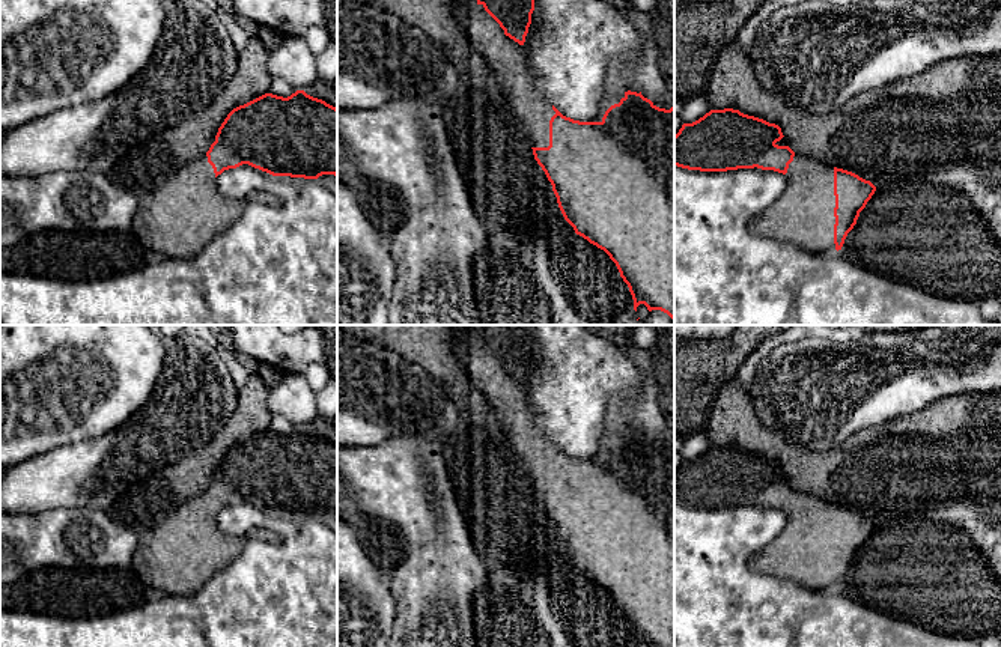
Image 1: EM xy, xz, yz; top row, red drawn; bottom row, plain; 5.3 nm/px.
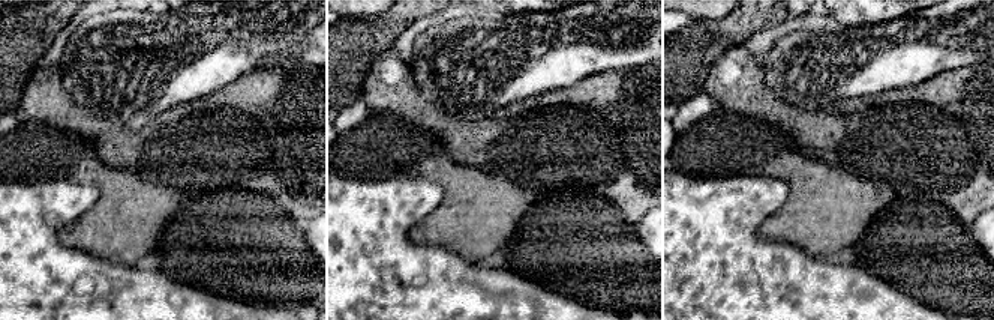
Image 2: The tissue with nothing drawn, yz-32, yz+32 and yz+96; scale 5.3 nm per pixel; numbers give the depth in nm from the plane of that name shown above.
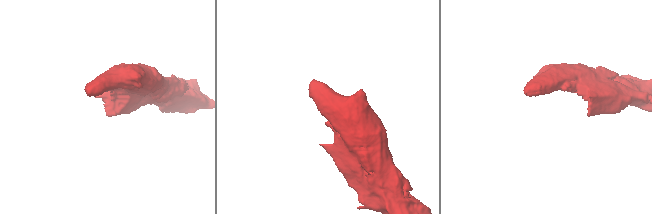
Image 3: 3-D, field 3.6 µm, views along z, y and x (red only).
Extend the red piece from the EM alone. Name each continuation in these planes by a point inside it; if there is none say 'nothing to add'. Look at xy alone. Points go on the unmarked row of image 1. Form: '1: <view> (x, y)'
1: xy (176, 557)

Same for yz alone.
1: yz (803, 552)

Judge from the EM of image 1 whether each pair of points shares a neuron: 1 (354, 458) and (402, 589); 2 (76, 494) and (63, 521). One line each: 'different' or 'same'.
1: same
2: different

